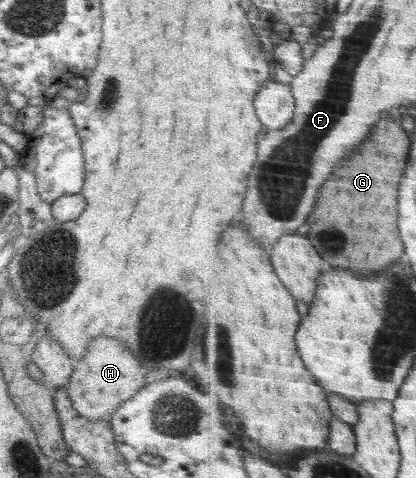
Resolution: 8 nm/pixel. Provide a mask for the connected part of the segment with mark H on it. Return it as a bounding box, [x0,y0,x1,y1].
[66,337,145,420]

